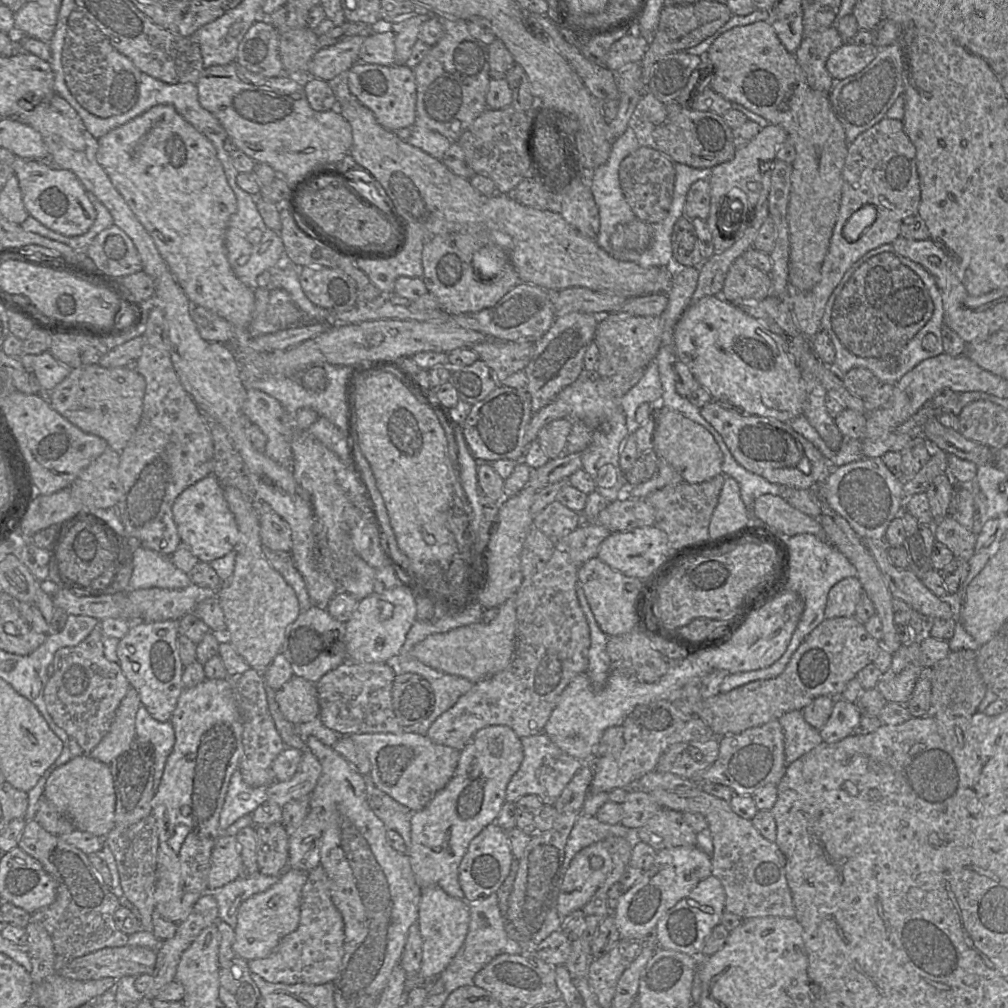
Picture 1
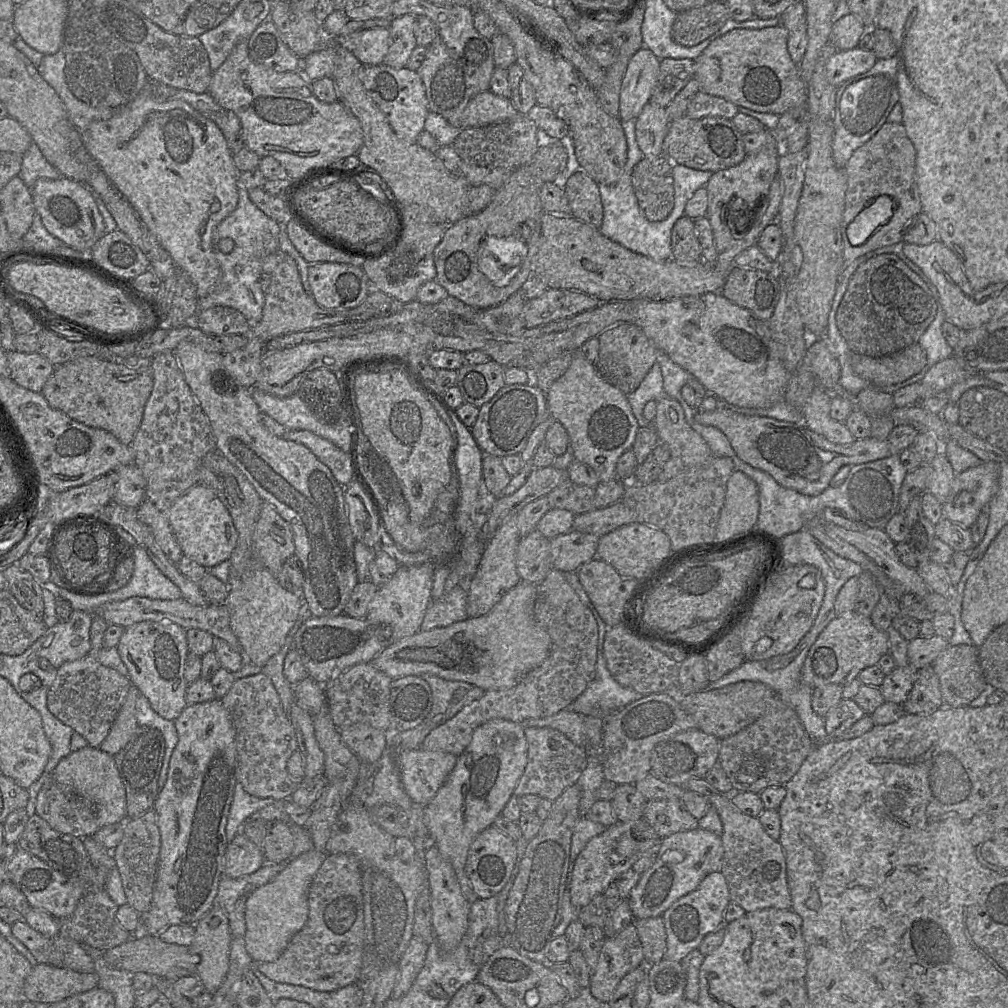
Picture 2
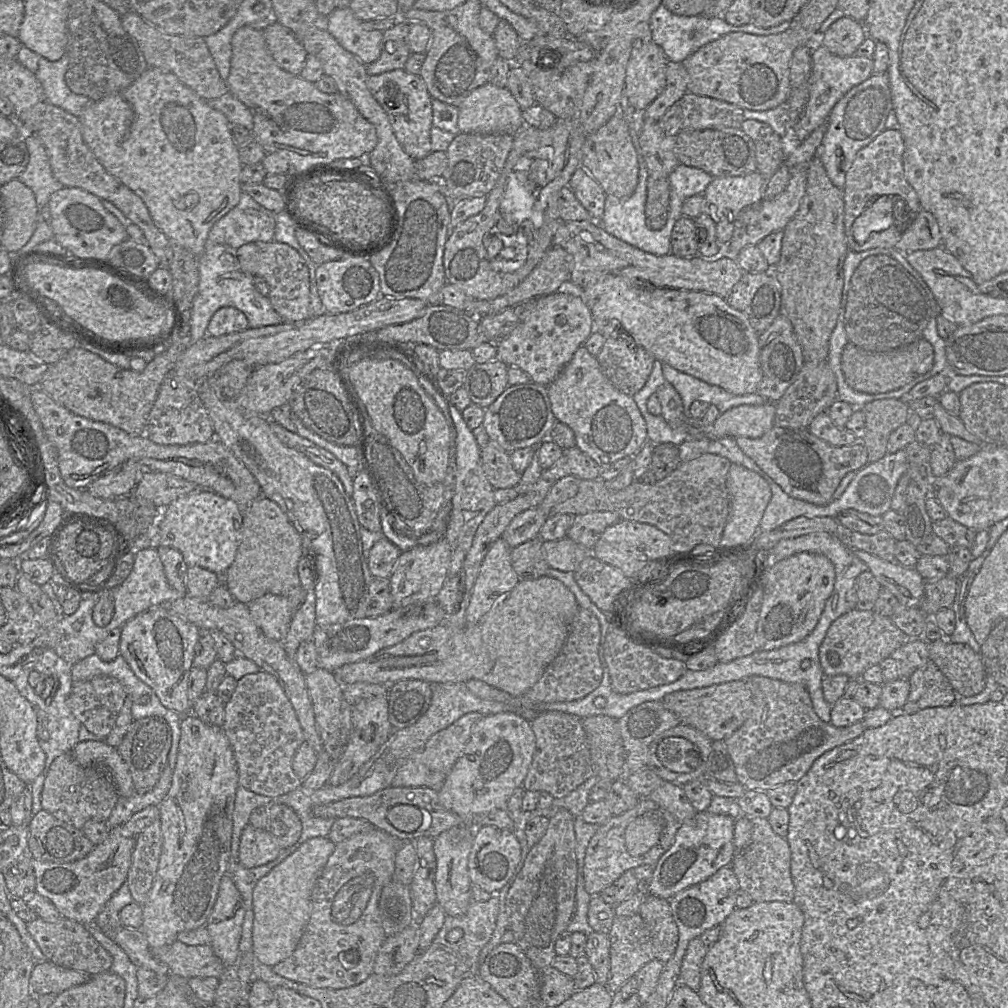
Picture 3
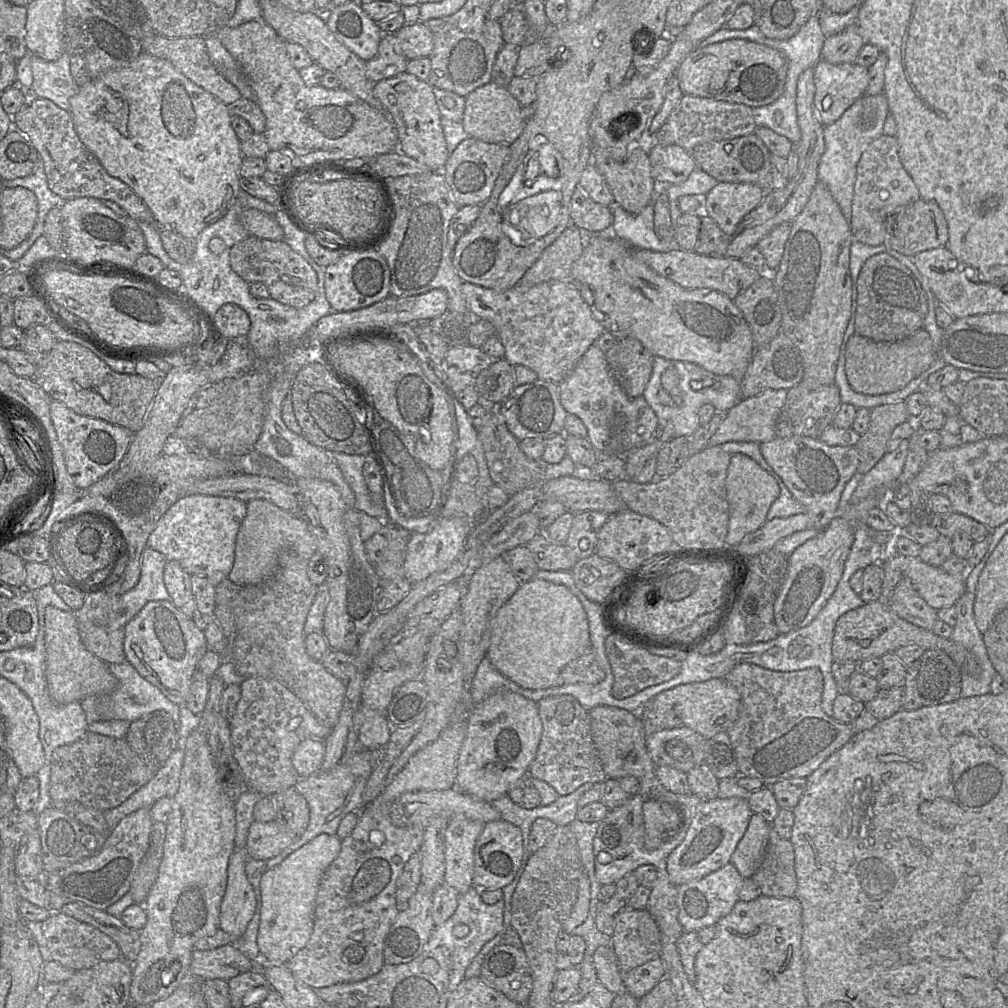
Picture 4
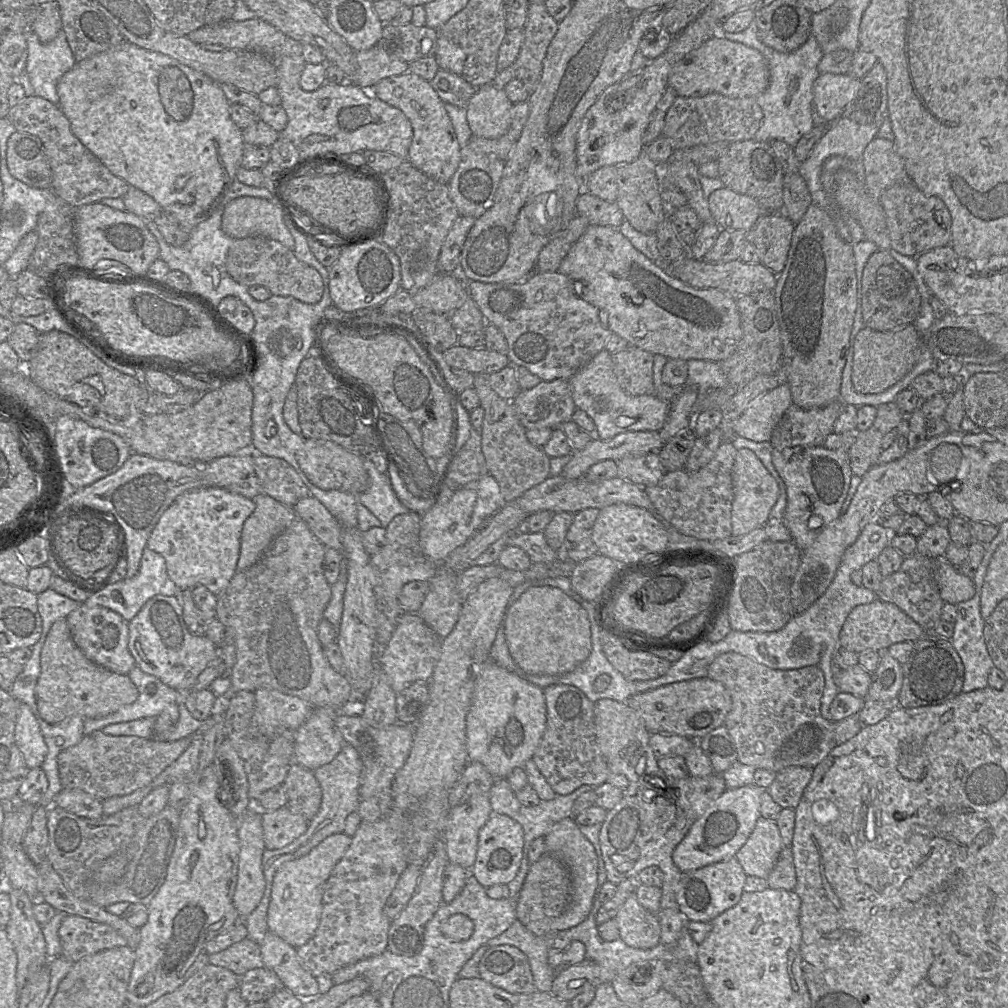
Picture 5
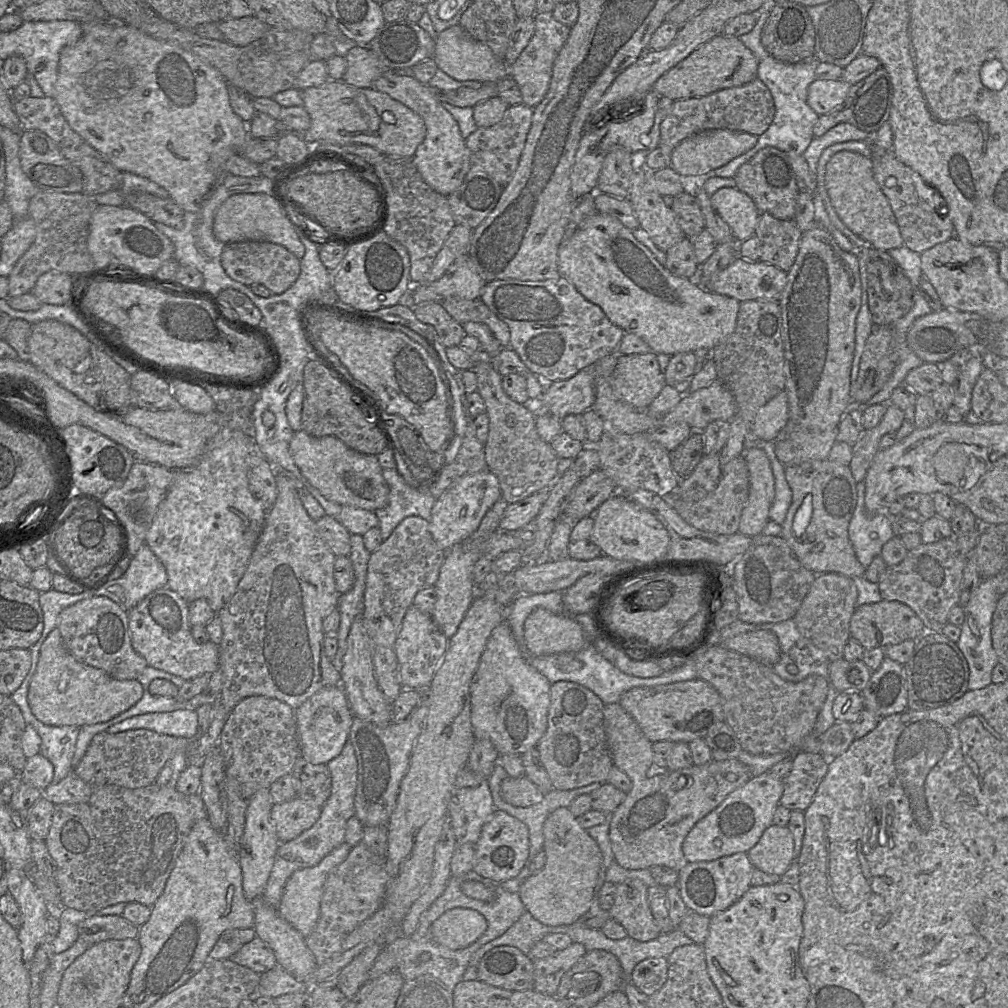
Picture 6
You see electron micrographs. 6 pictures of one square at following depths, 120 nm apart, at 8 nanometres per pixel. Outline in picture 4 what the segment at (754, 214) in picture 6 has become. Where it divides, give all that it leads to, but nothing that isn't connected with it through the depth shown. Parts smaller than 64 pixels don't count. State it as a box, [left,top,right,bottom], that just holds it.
[702,182,765,236]

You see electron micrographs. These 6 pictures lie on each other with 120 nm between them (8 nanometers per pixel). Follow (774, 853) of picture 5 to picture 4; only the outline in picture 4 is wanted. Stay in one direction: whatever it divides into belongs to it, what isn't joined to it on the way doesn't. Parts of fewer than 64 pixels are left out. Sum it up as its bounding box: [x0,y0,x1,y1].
[730,813,771,879]

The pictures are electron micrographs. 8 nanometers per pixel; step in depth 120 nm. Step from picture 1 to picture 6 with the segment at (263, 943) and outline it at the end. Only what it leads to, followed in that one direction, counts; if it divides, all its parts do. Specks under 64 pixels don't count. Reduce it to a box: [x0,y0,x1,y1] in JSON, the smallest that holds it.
[276,842,351,938]

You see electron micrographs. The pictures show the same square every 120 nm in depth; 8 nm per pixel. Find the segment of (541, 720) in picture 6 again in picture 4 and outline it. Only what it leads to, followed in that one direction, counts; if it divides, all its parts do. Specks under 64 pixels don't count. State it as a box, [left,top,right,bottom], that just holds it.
[455,690,542,803]

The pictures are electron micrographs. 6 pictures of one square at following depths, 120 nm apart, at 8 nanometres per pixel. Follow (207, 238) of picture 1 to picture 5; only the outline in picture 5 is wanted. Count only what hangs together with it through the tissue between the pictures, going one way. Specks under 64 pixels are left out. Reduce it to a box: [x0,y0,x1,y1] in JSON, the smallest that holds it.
[57,41,245,234]

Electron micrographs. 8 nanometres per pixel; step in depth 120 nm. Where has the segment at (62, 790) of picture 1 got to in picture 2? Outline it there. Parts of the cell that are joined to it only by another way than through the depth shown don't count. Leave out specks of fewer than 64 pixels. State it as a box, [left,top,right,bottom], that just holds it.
[52,746,127,827]

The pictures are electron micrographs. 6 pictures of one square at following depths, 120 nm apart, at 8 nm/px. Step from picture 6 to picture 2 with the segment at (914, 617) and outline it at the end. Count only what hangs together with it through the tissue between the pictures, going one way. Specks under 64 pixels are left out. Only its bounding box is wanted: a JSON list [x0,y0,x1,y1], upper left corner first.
[801,611,986,707]

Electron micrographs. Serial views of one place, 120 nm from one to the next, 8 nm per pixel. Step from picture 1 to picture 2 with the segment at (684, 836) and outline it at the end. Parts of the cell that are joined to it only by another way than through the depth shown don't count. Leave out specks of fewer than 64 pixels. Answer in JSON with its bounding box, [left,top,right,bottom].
[643,799,699,839]

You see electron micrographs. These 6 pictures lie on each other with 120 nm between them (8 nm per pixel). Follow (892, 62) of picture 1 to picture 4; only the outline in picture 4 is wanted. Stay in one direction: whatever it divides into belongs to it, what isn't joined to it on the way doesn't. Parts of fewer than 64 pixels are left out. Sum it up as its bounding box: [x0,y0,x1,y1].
[818,93,889,221]

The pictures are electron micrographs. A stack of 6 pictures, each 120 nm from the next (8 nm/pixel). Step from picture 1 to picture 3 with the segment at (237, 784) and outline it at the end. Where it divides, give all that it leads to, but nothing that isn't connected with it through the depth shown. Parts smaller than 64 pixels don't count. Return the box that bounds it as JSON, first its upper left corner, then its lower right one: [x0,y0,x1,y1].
[231,786,273,860]

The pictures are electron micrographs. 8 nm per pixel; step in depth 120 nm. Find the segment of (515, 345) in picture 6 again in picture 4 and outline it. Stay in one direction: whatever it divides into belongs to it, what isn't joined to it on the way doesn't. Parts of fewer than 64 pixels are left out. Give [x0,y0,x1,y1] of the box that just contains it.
[461,281,605,384]

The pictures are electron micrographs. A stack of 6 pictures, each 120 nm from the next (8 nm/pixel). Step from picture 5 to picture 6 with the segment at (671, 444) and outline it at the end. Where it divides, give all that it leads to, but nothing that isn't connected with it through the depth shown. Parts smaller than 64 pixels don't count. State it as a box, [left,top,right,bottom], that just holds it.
[669,433,704,479]

